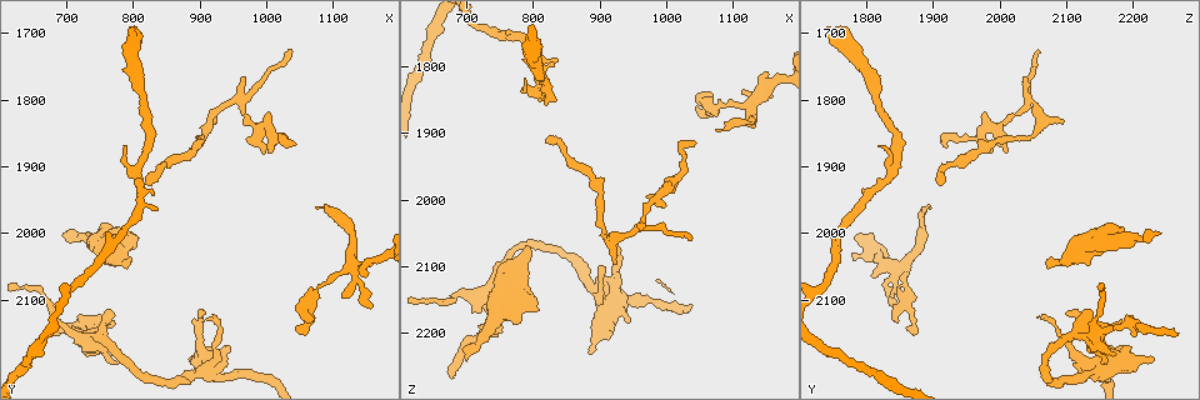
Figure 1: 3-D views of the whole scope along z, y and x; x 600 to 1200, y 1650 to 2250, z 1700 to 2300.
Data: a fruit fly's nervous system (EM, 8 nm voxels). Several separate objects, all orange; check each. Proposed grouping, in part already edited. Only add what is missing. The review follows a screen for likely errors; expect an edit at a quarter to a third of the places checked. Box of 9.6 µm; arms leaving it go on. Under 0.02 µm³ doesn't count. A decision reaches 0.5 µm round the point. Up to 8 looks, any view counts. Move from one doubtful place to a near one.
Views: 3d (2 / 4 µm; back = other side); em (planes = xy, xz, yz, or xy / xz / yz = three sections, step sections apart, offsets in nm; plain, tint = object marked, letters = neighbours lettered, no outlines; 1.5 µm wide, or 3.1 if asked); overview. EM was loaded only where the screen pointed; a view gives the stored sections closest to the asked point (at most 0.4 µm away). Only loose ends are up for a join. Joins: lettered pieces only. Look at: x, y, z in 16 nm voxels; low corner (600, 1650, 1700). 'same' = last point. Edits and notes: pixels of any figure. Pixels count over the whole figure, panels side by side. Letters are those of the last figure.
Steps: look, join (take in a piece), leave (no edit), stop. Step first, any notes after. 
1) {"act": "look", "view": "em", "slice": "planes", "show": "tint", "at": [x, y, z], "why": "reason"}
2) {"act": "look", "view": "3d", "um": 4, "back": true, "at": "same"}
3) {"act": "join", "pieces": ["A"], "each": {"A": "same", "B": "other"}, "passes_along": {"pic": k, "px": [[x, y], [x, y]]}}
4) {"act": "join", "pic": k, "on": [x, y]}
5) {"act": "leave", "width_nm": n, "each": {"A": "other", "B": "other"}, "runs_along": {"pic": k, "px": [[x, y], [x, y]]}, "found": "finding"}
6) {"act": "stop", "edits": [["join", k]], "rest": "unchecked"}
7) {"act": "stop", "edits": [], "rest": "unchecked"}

{"act": "look", "view": "em", "slice": "xy", "step": 8, "show": "letters", "at": [790, 2050, 2075]}

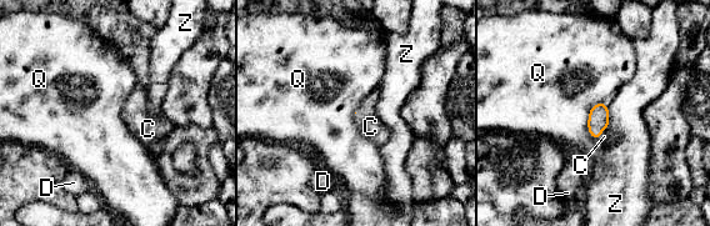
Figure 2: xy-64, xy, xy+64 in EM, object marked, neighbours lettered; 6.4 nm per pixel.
{"act": "look", "view": "em", "slice": "planes", "show": "letters", "at": "same", "why": "another direction"}

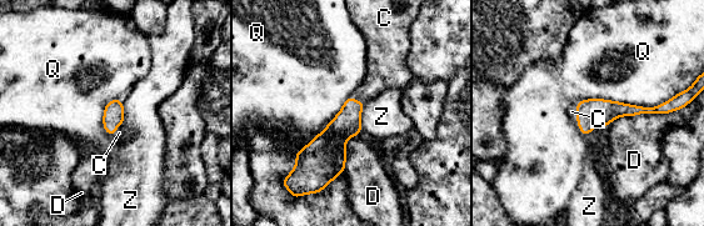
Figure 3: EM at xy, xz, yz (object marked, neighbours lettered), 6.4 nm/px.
{"act": "join", "pieces": ["C"], "longest_contact_nm": ["Q", 600], "each": {"C": "same", "D": "other", "Q": "other", "Z": "other"}, "passes_along": {"pic": 3, "px": [[590, 114], [577, 117], [572, 111]]}, "found": "the neuron continues"}

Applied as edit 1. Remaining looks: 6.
{"act": "look", "view": "overview"}

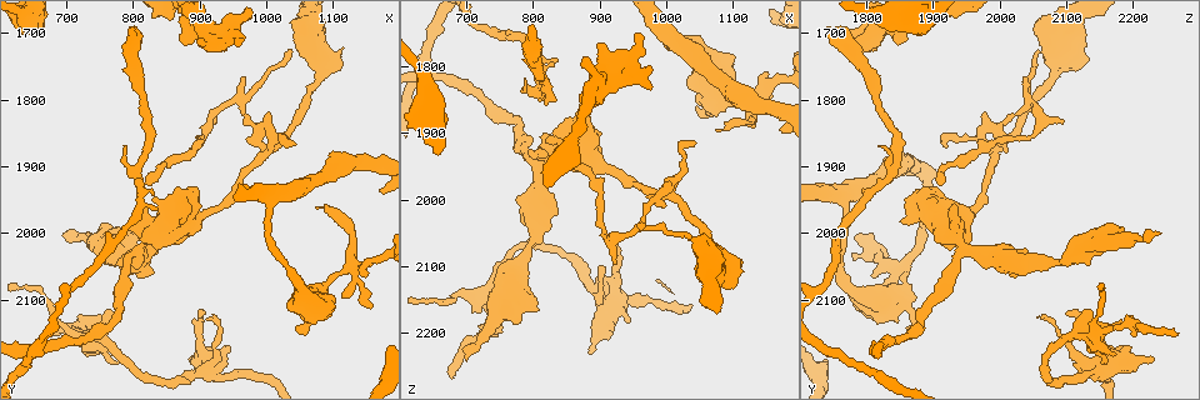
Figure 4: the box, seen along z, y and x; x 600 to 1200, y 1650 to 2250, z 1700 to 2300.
{"act": "look", "view": "3d", "um": 4, "at": [1075, 1965, 1895], "why": "free end"}

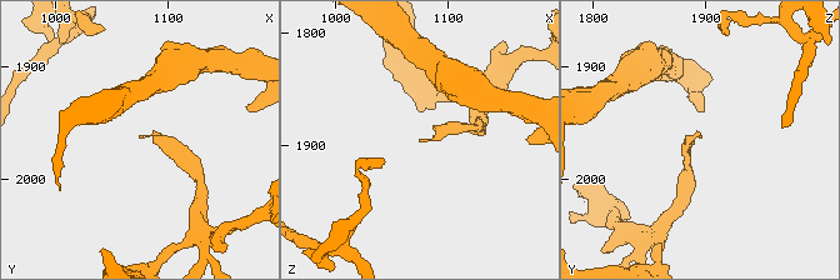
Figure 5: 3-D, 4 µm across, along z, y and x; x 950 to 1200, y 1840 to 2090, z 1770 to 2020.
{"act": "look", "view": "em", "slice": "planes", "show": "letters", "at": [1074, 1966, 1898], "why": "shape alone is not enough"}

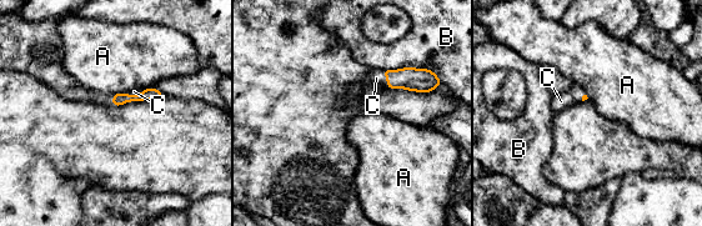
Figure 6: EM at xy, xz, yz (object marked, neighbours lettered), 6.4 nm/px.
{"act": "join", "pieces": ["C"], "longest_contact_nm": ["B", 300], "each": {"A": "other", "B": "other", "C": "same"}, "found": "the neuron continues"}

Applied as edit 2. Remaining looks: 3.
{"act": "stop", "edits": [["join", 3], ["join", 6]], "rest": "unchecked"}

